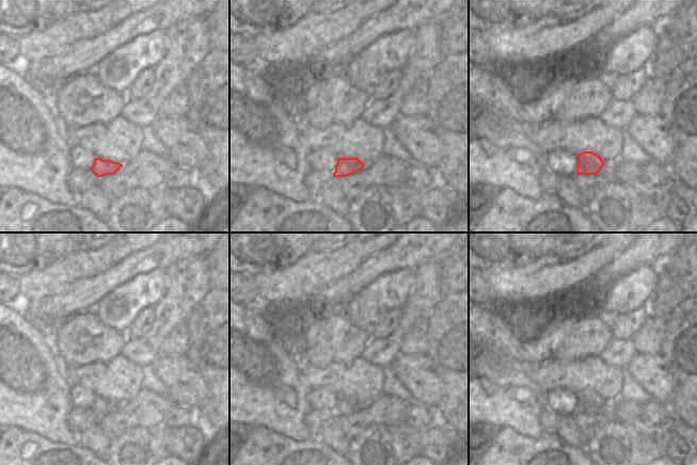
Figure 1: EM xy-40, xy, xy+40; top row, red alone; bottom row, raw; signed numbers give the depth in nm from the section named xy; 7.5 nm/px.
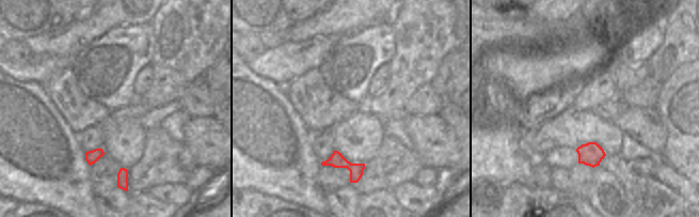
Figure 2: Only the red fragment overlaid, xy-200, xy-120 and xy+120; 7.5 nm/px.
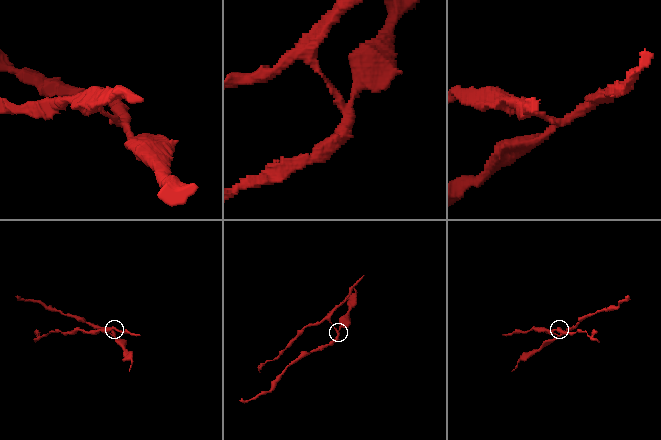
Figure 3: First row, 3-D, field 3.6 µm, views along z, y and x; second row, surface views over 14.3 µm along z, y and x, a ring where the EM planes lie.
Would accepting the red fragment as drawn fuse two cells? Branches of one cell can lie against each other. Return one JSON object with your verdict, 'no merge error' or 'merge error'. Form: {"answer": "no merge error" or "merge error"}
{"answer": "merge error"}

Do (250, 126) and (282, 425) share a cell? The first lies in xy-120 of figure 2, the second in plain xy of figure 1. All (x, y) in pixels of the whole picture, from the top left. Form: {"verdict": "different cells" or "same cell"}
{"verdict": "same cell"}

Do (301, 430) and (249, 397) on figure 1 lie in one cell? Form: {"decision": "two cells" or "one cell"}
{"decision": "one cell"}

